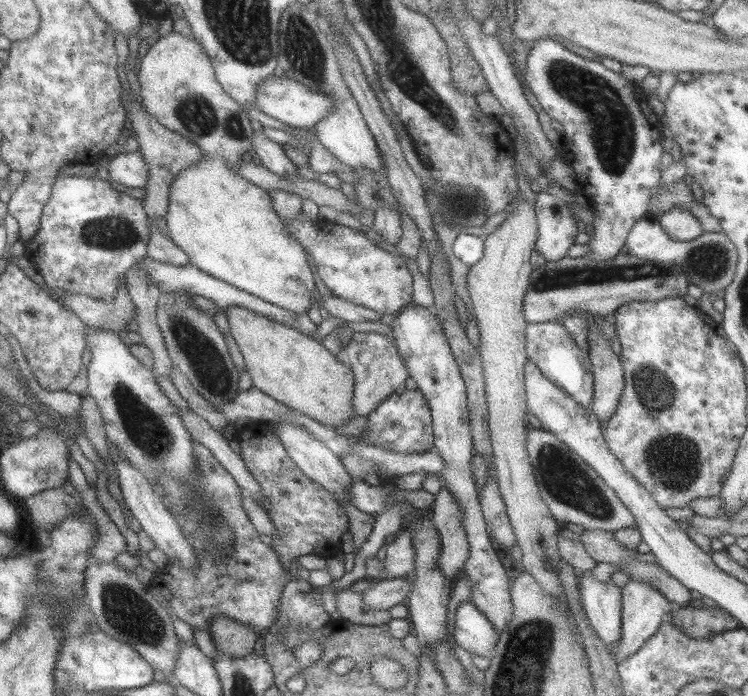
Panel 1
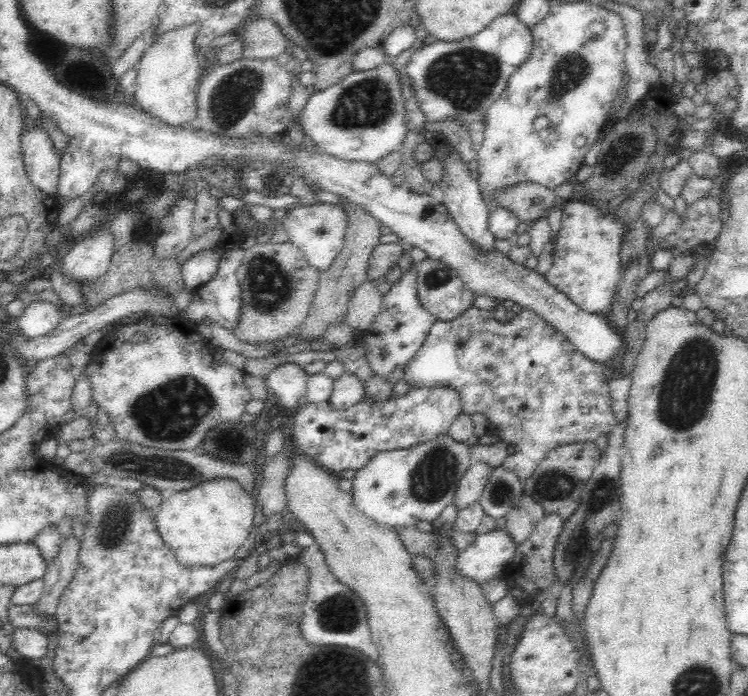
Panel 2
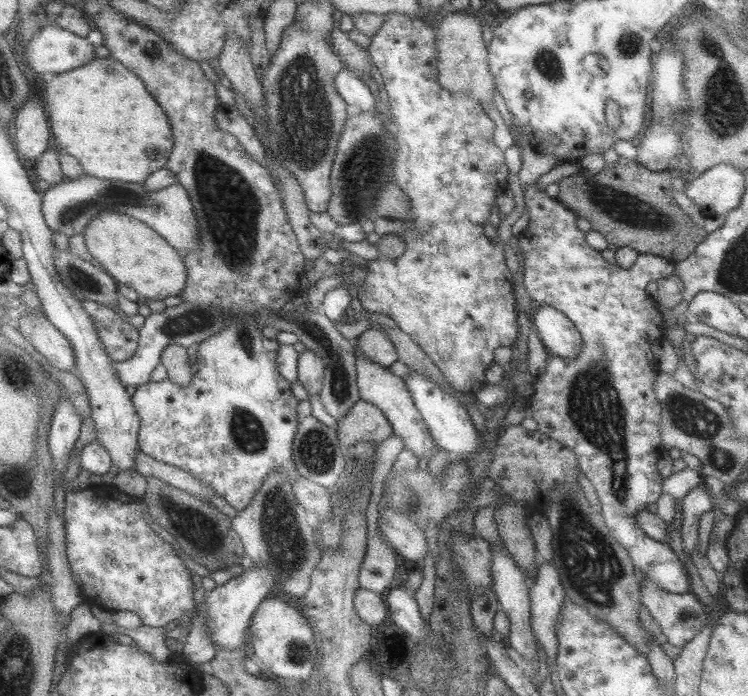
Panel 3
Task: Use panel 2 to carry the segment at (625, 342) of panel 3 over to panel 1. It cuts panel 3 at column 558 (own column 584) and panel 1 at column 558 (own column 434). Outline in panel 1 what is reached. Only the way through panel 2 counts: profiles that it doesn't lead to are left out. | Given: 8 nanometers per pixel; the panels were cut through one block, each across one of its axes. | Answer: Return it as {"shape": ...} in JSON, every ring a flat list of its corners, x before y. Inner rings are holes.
{"shape":[[560,322,528,323,525,329,525,352,545,378,564,390,579,406,589,408,594,391,594,375,588,352,581,350,572,338,568,337]]}

